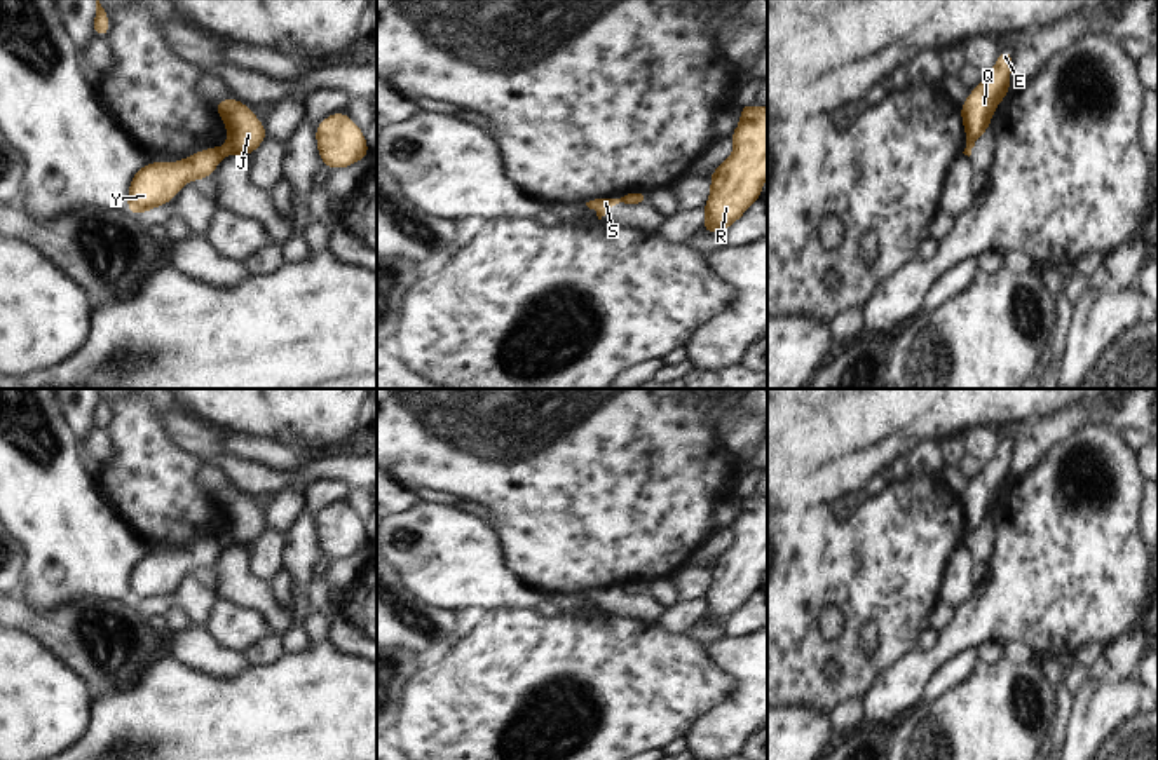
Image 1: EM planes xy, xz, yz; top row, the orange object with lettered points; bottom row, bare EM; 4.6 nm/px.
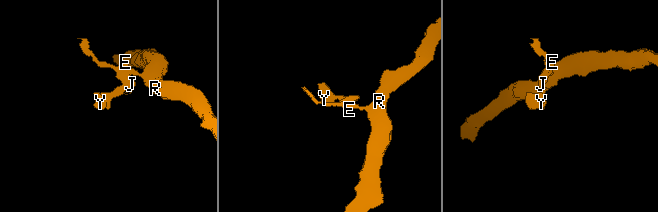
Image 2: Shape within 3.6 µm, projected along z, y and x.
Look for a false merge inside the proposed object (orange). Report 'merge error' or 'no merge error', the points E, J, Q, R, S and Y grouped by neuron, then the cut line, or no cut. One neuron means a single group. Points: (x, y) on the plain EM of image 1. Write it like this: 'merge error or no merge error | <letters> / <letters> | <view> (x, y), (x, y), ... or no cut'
merge error | E J Q R / S Y | xy (227, 536), (232, 542)

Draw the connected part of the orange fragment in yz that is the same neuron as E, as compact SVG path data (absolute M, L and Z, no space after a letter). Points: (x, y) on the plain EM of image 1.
M999 441L996 457L970 481L970 486L959 497L966 537L989 521L994 500L1008 486L1012 453L1013 441Z

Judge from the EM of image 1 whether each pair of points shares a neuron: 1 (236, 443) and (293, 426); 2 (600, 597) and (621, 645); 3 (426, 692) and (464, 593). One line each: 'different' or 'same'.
1: different
2: different
3: different

